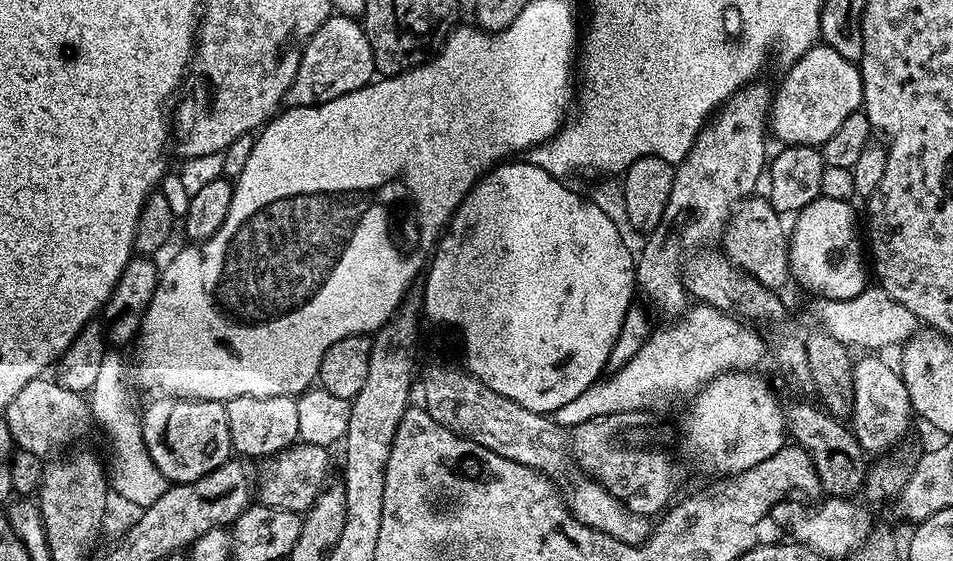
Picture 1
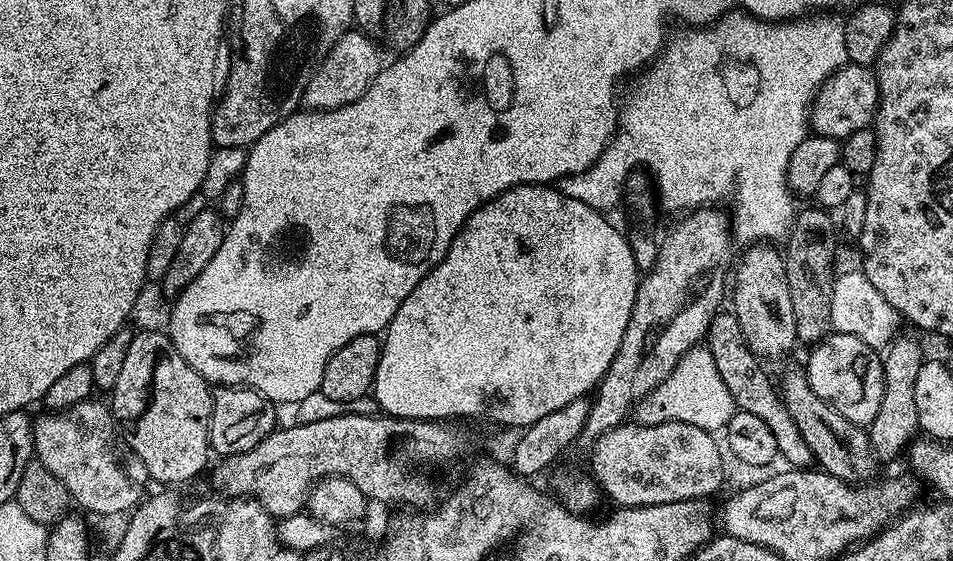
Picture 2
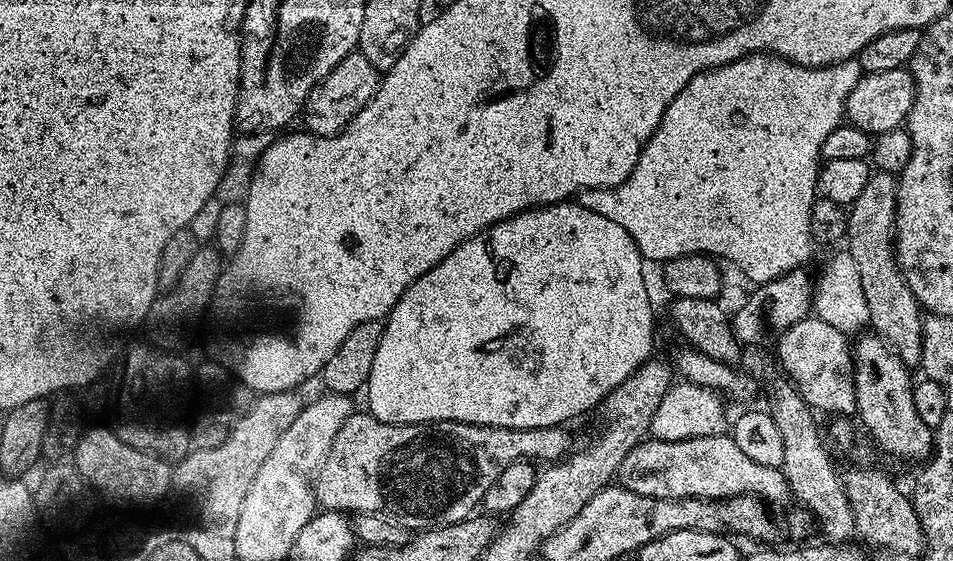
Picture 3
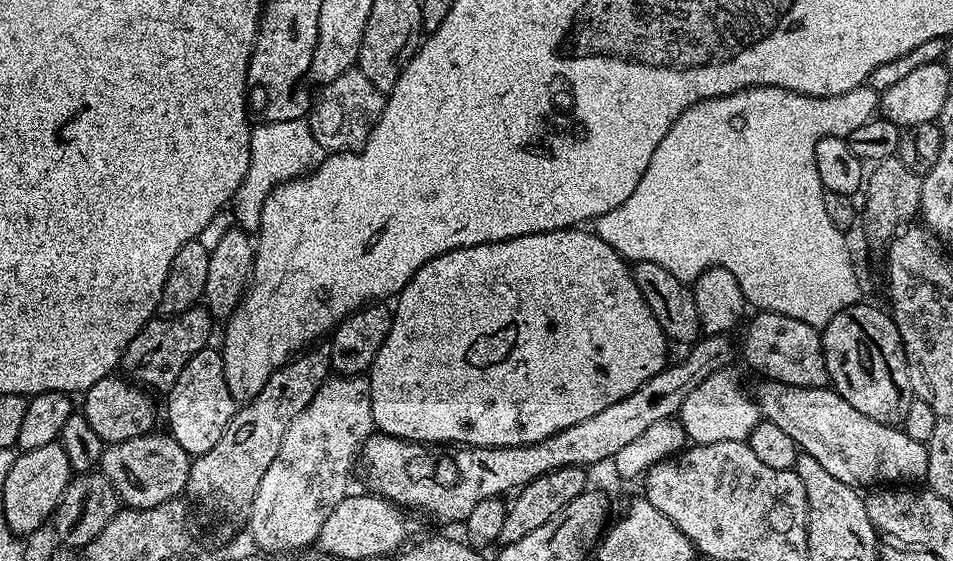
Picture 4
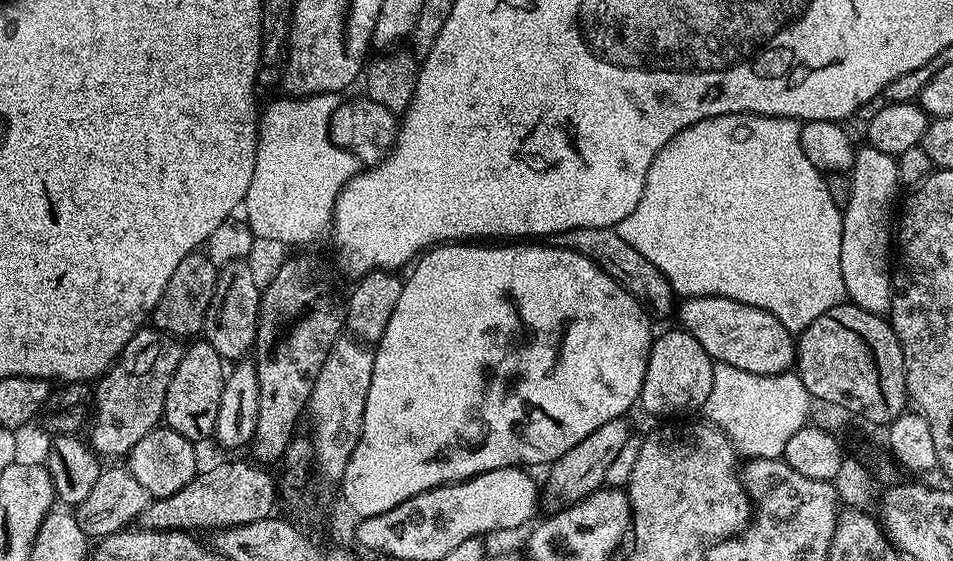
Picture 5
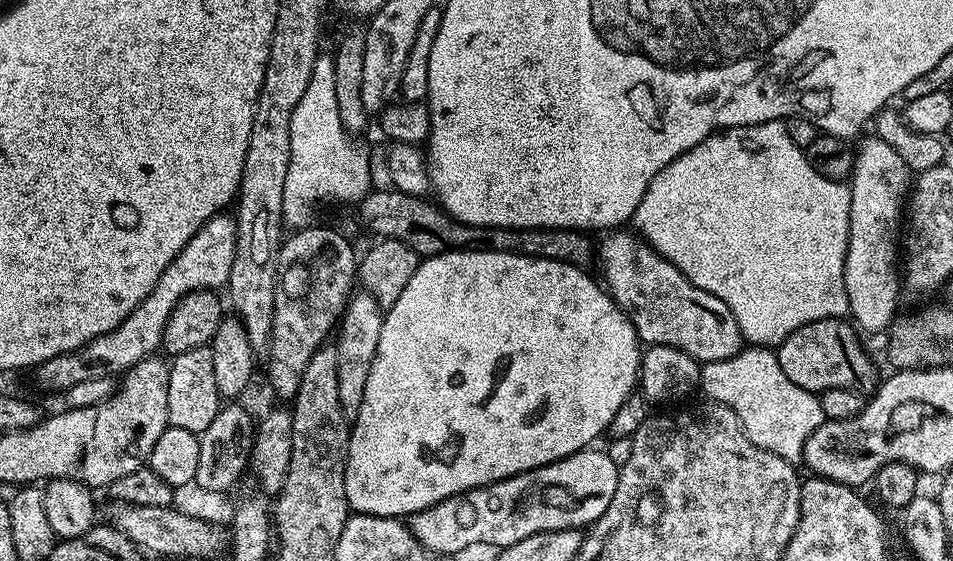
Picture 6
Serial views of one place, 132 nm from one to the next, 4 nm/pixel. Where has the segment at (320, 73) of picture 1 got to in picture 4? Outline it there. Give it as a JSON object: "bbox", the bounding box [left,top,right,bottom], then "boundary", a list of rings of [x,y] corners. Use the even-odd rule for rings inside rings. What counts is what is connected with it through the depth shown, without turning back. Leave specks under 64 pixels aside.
{"bbox":[306,66,385,154],"boundary":[[[353,66],[338,74],[338,78],[323,85],[315,93],[306,117],[318,146],[322,146],[328,154],[359,152],[382,114],[385,99],[385,93],[380,92],[378,86],[374,86],[374,82],[370,82],[370,78],[360,72],[359,67]]]}

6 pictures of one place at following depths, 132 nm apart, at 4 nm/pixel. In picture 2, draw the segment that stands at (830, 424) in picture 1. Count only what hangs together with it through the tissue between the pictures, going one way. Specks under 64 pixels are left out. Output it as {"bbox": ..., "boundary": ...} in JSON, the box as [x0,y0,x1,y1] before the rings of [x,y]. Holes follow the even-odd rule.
{"bbox":[706,310,813,470],"boundary":[[[731,310],[717,311],[716,317],[710,322],[706,347],[713,355],[714,364],[727,390],[736,403],[737,409],[746,414],[754,414],[756,420],[761,420],[766,430],[770,430],[775,451],[780,452],[789,460],[791,467],[796,470],[804,470],[813,463],[812,451],[806,446],[806,438],[798,434],[798,426],[794,426],[794,418],[790,418],[790,410],[786,410],[781,393],[768,381],[764,373],[765,365],[759,356],[748,349],[746,338],[742,334],[742,326],[738,326],[736,313]]]}

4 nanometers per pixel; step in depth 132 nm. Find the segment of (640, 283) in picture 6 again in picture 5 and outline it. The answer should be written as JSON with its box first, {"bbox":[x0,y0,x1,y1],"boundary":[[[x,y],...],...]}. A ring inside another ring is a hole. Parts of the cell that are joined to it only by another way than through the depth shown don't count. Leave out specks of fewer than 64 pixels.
{"bbox":[679,296,797,375],"boundary":[[[689,296],[679,305],[679,327],[698,340],[715,363],[728,363],[750,374],[778,375],[796,363],[797,337],[774,314],[721,296]]]}

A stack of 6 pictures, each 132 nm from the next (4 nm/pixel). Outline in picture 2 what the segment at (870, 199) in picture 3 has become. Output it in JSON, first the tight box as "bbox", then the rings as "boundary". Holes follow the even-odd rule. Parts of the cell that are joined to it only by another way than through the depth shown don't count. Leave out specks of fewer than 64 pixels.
{"bbox":[866,335,926,461],"boundary":[[[897,335],[882,356],[884,362],[884,394],[882,406],[866,431],[877,461],[892,460],[903,453],[920,432],[918,402],[914,402],[914,385],[918,383],[918,370],[922,370],[926,353],[912,336]]]}

